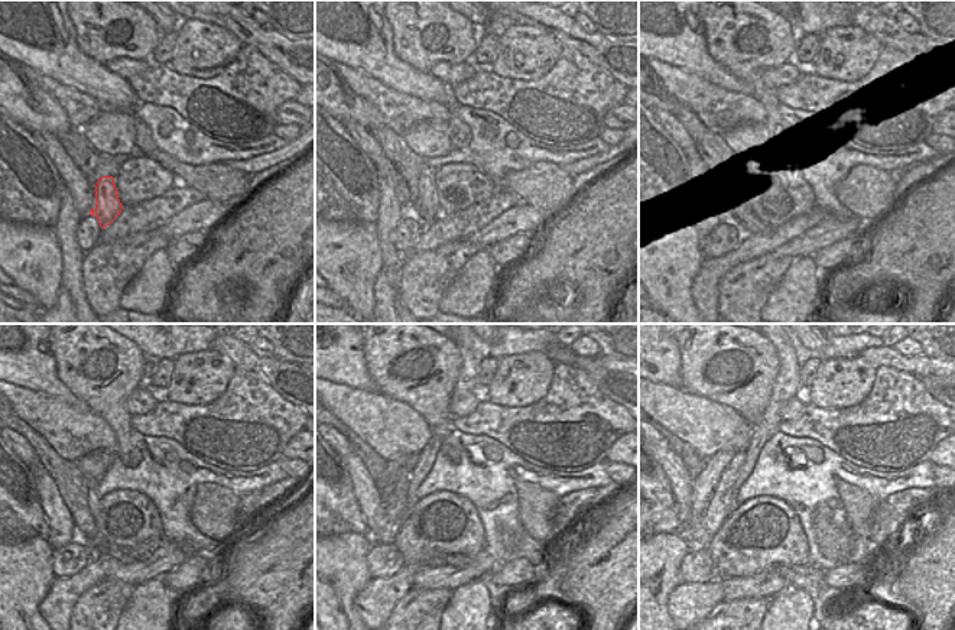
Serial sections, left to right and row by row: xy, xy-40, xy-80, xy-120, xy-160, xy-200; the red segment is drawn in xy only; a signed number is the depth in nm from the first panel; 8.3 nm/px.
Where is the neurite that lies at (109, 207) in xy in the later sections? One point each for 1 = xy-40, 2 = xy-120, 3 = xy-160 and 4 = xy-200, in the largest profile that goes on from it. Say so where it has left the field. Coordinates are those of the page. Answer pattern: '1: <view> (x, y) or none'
1: xy-40 (428, 213)
2: xy-120 (93, 497)
3: xy-160 (426, 457)
4: xy-200 (788, 380)

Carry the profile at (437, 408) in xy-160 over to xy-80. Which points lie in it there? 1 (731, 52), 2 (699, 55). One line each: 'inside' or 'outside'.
1: inside
2: outside

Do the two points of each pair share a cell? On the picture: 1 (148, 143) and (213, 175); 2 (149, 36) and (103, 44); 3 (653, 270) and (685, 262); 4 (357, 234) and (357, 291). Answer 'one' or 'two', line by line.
1: one
2: one
3: one
4: one

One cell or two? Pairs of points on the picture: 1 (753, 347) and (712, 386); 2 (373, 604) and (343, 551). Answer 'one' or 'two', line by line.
1: one
2: two

